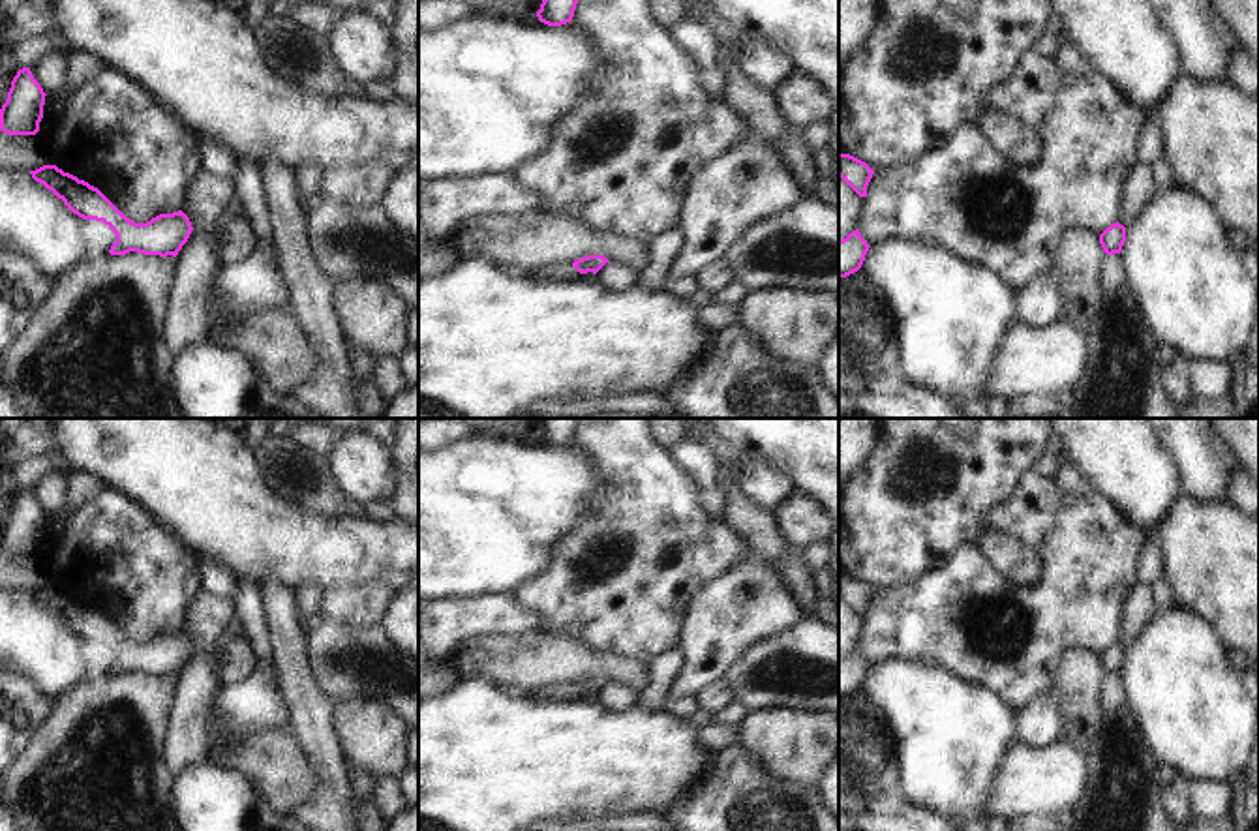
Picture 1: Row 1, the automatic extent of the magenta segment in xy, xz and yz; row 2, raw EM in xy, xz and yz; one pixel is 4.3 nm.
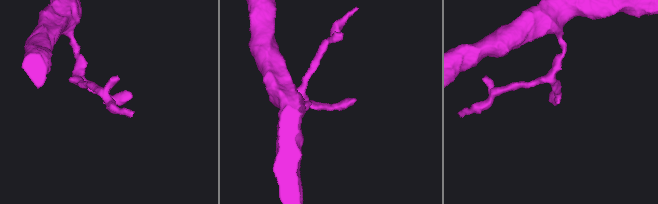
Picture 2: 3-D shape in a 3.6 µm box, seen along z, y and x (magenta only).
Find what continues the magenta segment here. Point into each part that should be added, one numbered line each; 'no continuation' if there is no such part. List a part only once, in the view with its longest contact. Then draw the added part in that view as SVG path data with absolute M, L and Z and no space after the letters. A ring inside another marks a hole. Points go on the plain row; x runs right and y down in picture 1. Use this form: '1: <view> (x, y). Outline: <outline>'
no continuation.

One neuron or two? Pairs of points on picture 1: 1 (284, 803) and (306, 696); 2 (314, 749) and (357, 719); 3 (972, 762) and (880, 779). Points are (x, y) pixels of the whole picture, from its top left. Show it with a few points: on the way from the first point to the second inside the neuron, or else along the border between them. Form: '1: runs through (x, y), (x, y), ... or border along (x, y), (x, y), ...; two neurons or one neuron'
1: border along (286, 726), (310, 762), (318, 781); two neurons
2: border along (331, 702), (336, 740), (349, 764); two neurons
3: border along (892, 732), (892, 755), (901, 796); two neurons

